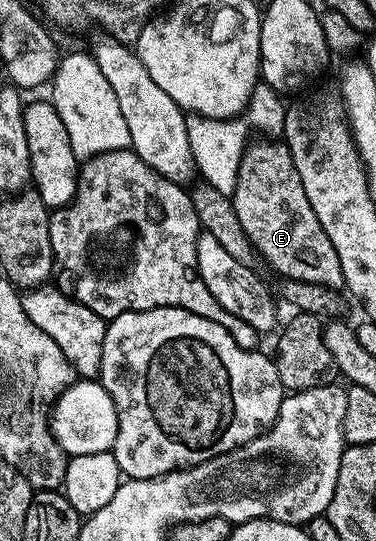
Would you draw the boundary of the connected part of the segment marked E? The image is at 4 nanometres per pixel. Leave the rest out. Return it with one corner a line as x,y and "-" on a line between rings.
277,139
257,140
245,147
232,196
235,214
242,223
247,239
253,244
260,260
278,273
278,278
290,277
340,290
345,280
343,267
339,267
339,255
335,255
335,247
331,247
327,231
323,231
319,219
315,219
315,211
311,211
311,203
307,203
307,191
303,191
303,179
299,179
299,171
295,171
295,159
291,159
291,151

